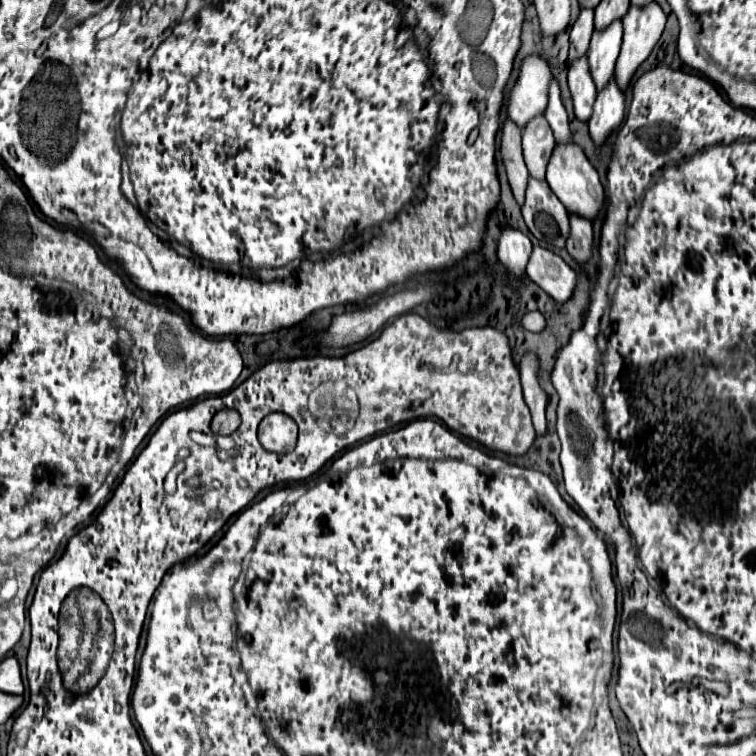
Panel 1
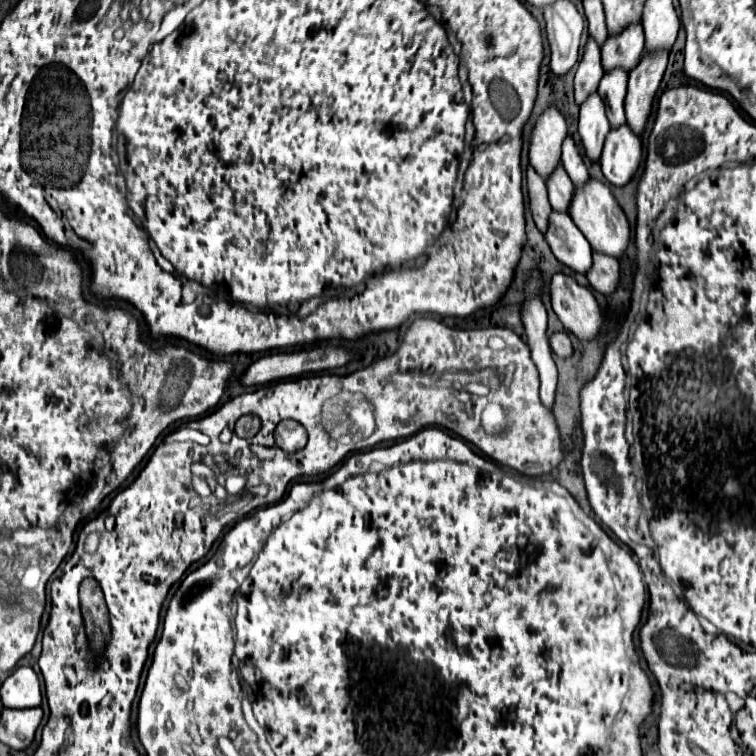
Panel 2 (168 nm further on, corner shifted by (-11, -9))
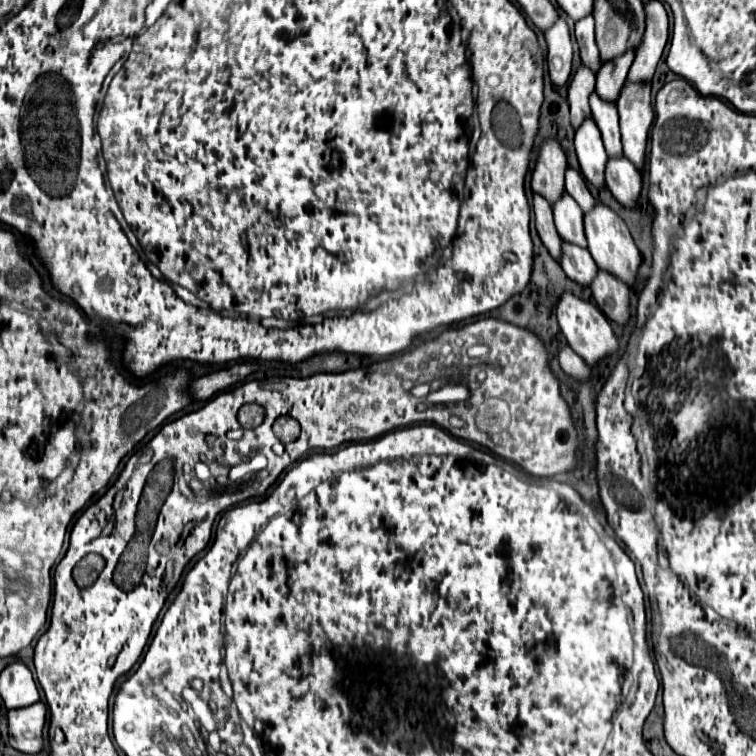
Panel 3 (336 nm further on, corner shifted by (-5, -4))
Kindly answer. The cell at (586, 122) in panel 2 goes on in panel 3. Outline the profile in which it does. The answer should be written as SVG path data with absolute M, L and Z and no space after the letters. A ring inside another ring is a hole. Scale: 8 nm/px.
M585 117L585 121L575 131L575 151L579 157L581 173L595 187L605 187L605 147L601 143L599 127L593 123L593 117Z

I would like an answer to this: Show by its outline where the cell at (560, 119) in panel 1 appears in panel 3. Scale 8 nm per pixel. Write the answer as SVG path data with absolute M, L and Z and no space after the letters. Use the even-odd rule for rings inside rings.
M567 167L567 171L565 171L565 191L569 195L573 195L573 199L579 203L579 207L583 211L589 211L595 205L595 199L591 197L583 175L579 171L575 171L573 167Z

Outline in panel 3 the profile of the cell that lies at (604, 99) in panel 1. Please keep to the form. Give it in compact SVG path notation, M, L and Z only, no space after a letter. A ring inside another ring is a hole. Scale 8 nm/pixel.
M619 155L607 161L605 185L621 205L633 207L641 193L641 175L625 155Z

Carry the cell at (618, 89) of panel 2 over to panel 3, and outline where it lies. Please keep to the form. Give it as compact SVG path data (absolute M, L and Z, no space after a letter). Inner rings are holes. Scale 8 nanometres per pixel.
M597 93L589 97L591 103L591 113L593 119L603 135L603 143L609 155L619 155L621 153L621 135L619 135L619 115L615 103L609 103L605 99L599 99Z

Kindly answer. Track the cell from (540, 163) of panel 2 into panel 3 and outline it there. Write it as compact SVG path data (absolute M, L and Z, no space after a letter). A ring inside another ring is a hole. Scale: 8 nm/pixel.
M547 137L535 161L535 169L531 173L531 189L539 195L545 195L549 203L557 201L563 195L563 173L567 167L567 157L555 137Z

